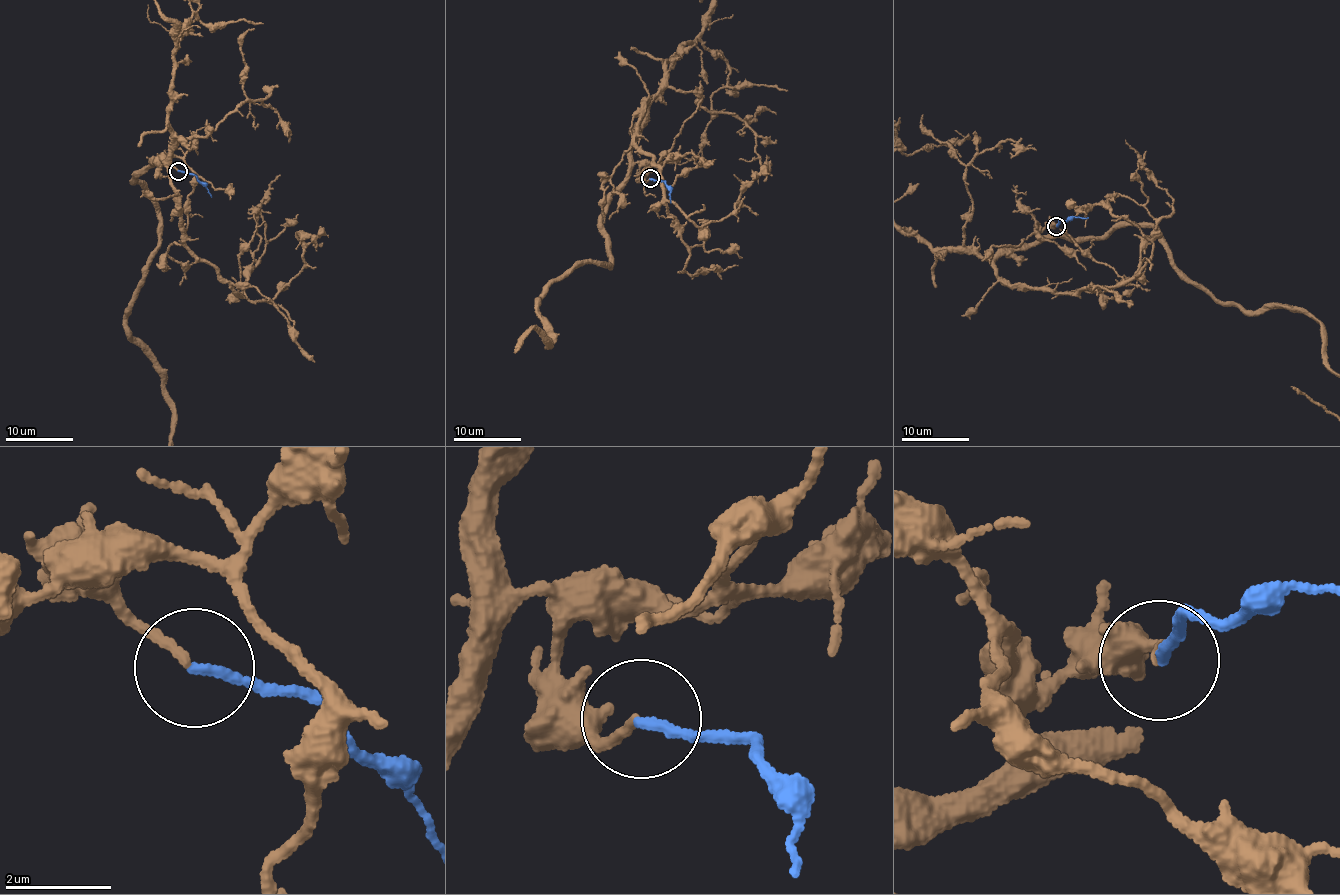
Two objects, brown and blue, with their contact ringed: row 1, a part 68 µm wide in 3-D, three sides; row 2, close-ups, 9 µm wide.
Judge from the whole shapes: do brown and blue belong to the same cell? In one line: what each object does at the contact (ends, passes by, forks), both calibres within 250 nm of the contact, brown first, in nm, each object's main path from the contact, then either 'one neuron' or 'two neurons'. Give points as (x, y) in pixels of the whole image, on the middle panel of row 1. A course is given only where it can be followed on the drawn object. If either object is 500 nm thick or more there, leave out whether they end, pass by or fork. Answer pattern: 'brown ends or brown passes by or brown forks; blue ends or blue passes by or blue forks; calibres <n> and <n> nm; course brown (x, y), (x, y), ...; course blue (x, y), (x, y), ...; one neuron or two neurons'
brown ends; blue ends; calibres 160 and 190 nm; course blue (650, 178), (665, 182), (670, 202); one neuron

